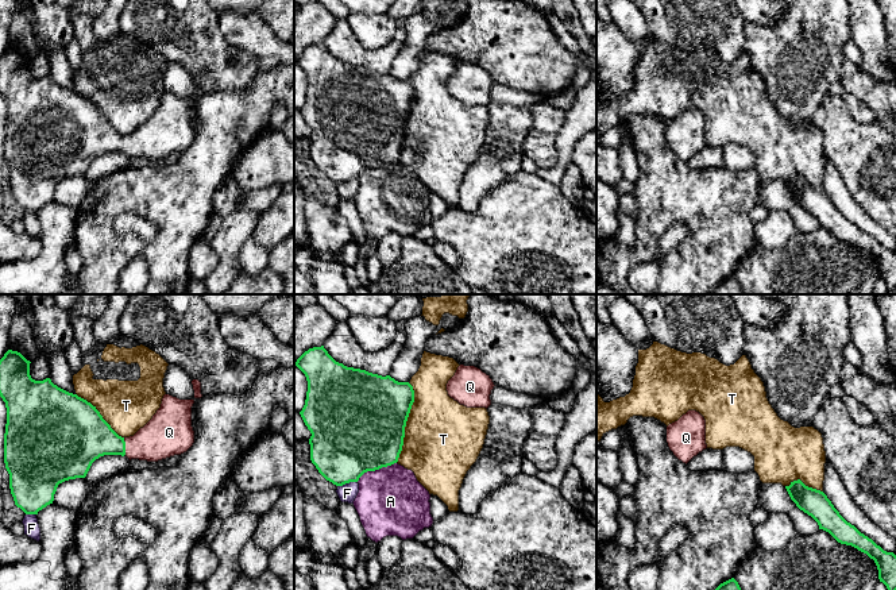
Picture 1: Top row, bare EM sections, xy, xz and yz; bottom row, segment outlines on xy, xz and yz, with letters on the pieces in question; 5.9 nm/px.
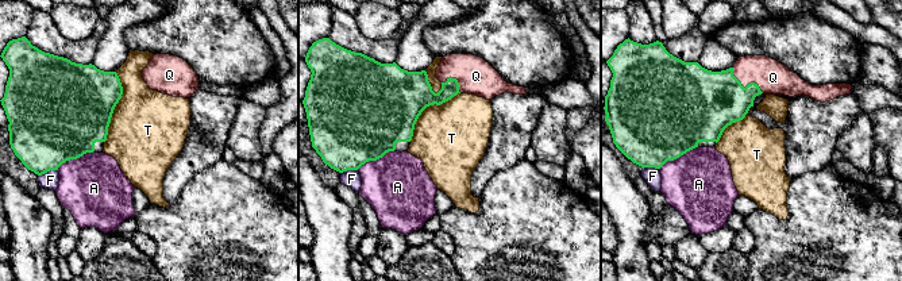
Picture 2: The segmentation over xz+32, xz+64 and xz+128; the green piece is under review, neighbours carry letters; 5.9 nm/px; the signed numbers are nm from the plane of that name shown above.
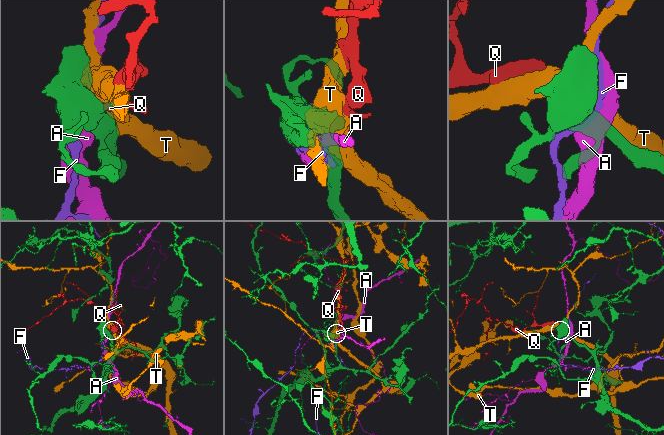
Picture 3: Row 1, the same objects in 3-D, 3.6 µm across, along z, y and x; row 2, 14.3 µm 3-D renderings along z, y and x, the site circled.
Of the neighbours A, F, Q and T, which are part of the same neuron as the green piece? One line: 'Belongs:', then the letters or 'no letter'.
Belongs: Q

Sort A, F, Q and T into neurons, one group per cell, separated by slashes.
A / F / Q / T

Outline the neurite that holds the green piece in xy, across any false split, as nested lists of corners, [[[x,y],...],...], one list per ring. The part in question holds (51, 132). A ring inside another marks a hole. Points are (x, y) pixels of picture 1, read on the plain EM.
[[[12,47],[0,57],[0,95],[7,105],[4,161],[15,203],[26,212],[38,212],[53,201],[58,182],[85,176],[92,161],[100,154],[125,153],[130,158],[158,159],[186,150],[194,140],[194,97],[165,92],[152,116],[134,134],[121,135],[86,97],[58,85],[50,76],[32,77],[30,61],[20,50]]]

